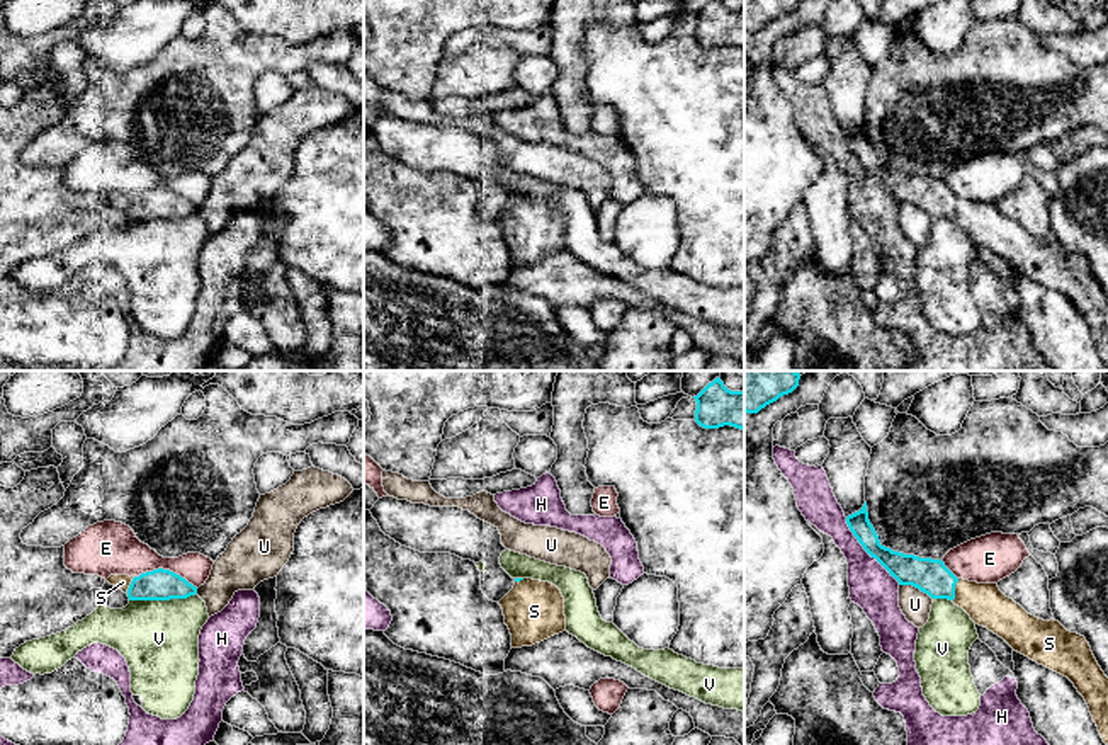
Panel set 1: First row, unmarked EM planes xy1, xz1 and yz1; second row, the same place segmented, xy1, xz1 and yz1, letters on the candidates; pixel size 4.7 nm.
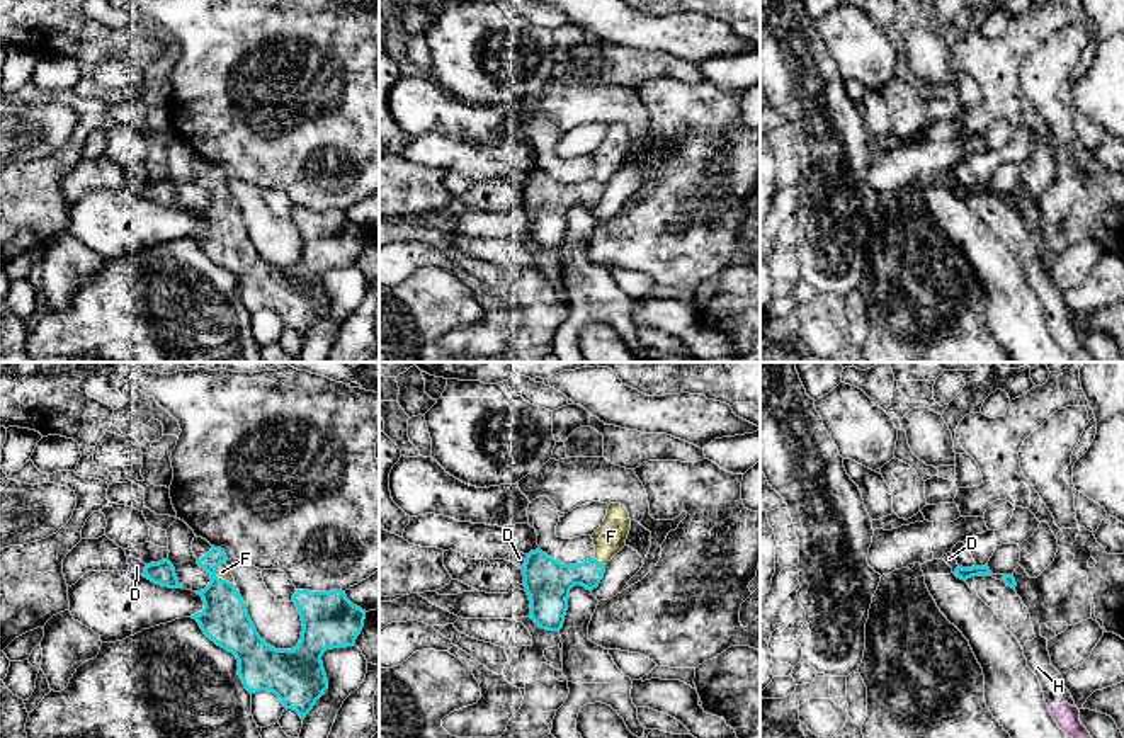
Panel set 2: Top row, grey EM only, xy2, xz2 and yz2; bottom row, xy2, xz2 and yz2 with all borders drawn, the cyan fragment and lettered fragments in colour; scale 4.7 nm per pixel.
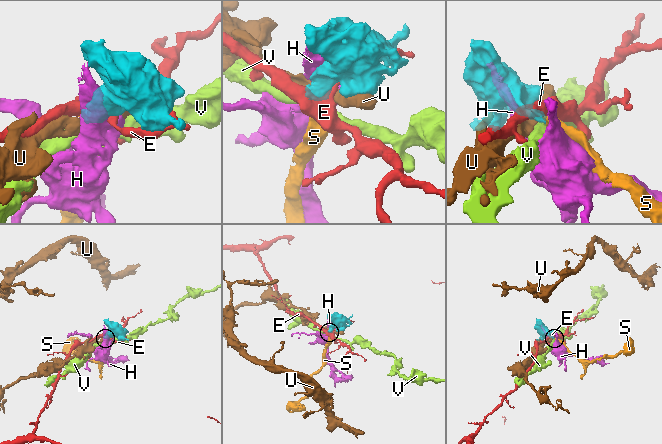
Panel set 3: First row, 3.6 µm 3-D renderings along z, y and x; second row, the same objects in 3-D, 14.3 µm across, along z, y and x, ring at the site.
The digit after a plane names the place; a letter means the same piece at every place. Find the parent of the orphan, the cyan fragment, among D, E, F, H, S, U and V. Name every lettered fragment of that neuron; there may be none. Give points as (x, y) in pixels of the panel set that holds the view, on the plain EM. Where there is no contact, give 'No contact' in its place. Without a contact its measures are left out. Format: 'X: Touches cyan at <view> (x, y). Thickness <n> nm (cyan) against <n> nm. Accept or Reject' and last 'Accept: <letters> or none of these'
D: Touches cyan at xz2 (526, 179). Thickness 220 nm (cyan) against 60 nm. Reject
E: Touches cyan at xy1 (167, 189). Thickness 150 nm (cyan) against 220 nm. Reject
F: Touches cyan at xy2 (216, 196). Thickness 220 nm (cyan) against 60 nm. Accept
H: Touches cyan at yz1 (867, 170). Thickness 140 nm (cyan) against 200 nm. Reject
S: Touches cyan at yz1 (954, 210). Thickness 160 nm (cyan) against 190 nm. Accept
U: Touches cyan at yz1 (916, 206). Thickness 160 nm (cyan) against 140 nm. Reject
V: Touches cyan at xy1 (162, 218). Thickness 150 nm (cyan) against 360 nm. Reject
Accept: F, S

